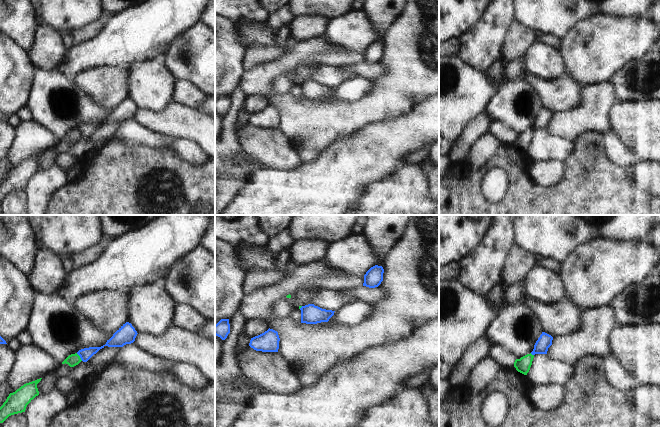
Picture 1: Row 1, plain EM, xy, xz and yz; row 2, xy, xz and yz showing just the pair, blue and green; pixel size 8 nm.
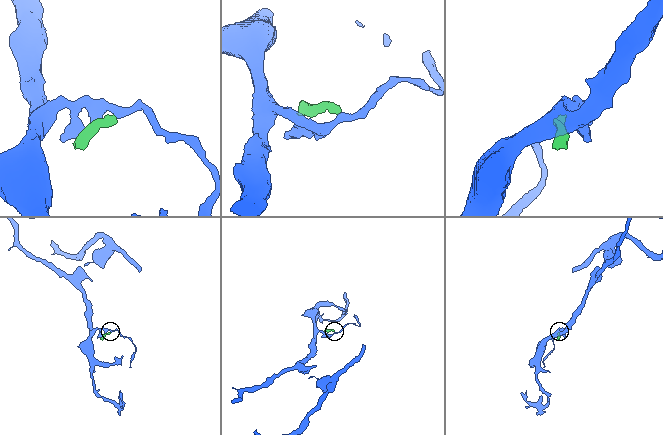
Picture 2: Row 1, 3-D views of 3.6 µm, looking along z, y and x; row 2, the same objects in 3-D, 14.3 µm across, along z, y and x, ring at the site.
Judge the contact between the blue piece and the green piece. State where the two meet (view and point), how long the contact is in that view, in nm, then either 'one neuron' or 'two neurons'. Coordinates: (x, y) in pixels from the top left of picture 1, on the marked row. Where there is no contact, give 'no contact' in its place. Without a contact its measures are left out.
xy (80, 357) | 80 nm | two neurons

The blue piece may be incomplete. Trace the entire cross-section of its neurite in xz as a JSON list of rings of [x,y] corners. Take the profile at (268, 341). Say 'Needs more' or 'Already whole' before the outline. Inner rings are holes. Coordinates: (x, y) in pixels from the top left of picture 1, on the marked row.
Already whole. [[[269,328],[264,333],[251,338],[249,346],[256,351],[278,352],[279,341],[278,332]]]

